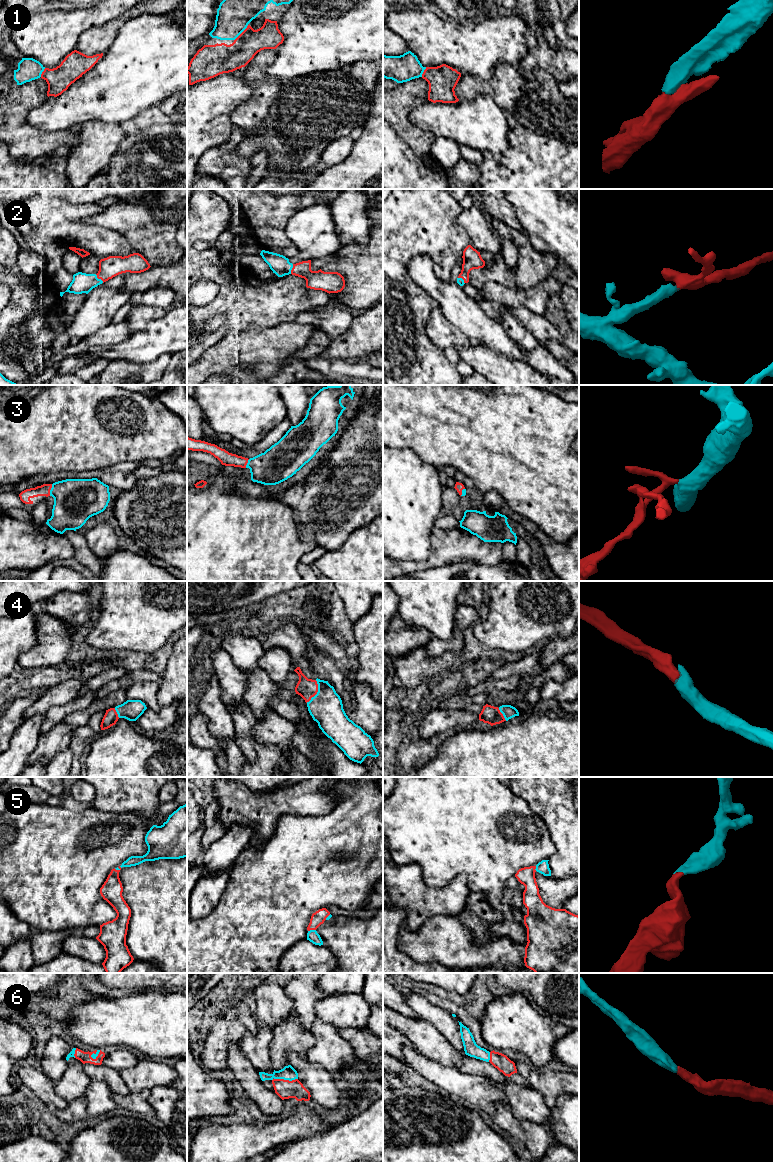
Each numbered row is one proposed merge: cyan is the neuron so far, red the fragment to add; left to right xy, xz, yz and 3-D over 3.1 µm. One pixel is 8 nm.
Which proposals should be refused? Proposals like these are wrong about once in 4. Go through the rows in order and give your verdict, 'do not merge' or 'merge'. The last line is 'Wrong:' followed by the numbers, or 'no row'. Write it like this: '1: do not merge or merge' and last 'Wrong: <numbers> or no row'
1: merge
2: merge
3: merge
4: merge
5: merge
6: merge
Wrong: no row

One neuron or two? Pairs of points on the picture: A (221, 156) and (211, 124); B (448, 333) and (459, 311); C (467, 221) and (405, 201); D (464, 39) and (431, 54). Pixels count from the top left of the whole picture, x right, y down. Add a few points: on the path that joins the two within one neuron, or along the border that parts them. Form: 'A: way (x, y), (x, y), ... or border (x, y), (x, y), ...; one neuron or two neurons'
A: border (221, 146), (210, 148), (199, 161); two neurons
B: border (438, 307), (443, 316), (468, 339); two neurons
C: border (462, 209), (456, 221), (469, 238); two neurons
D: way (456, 45), (439, 46); one neuron

